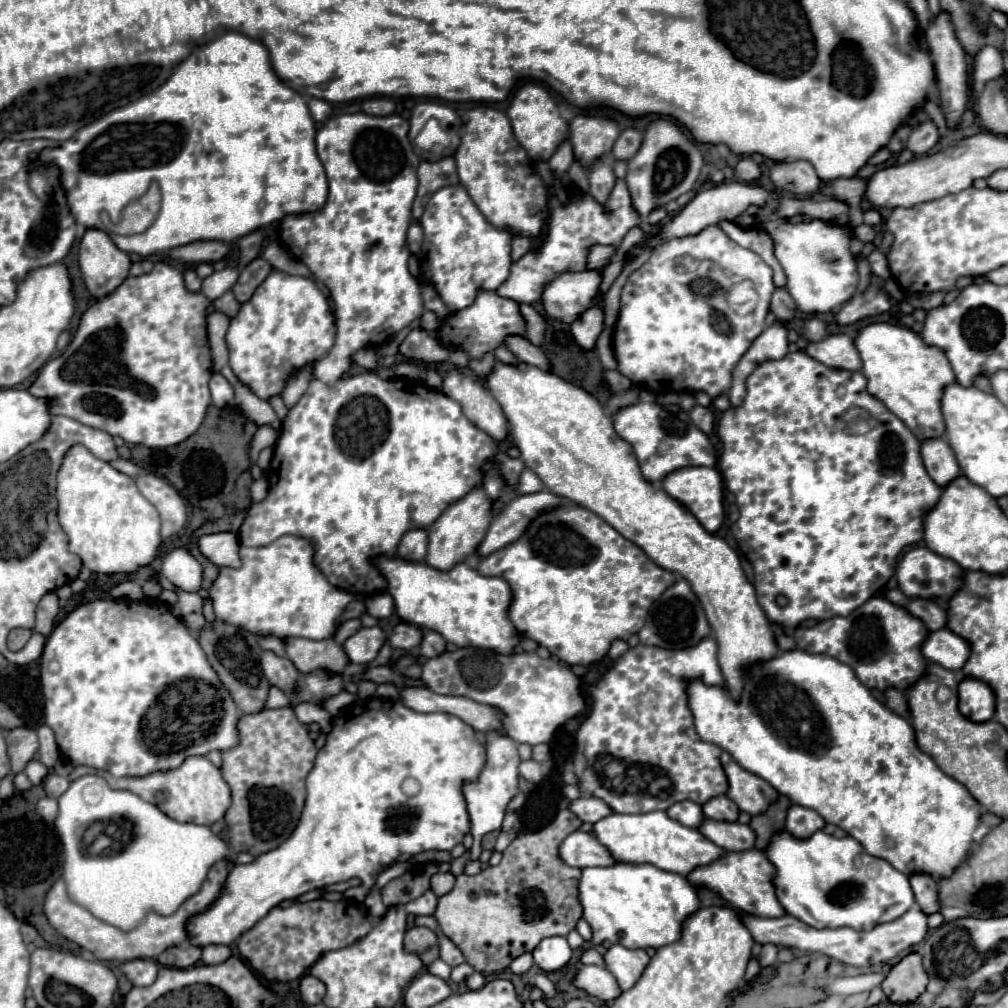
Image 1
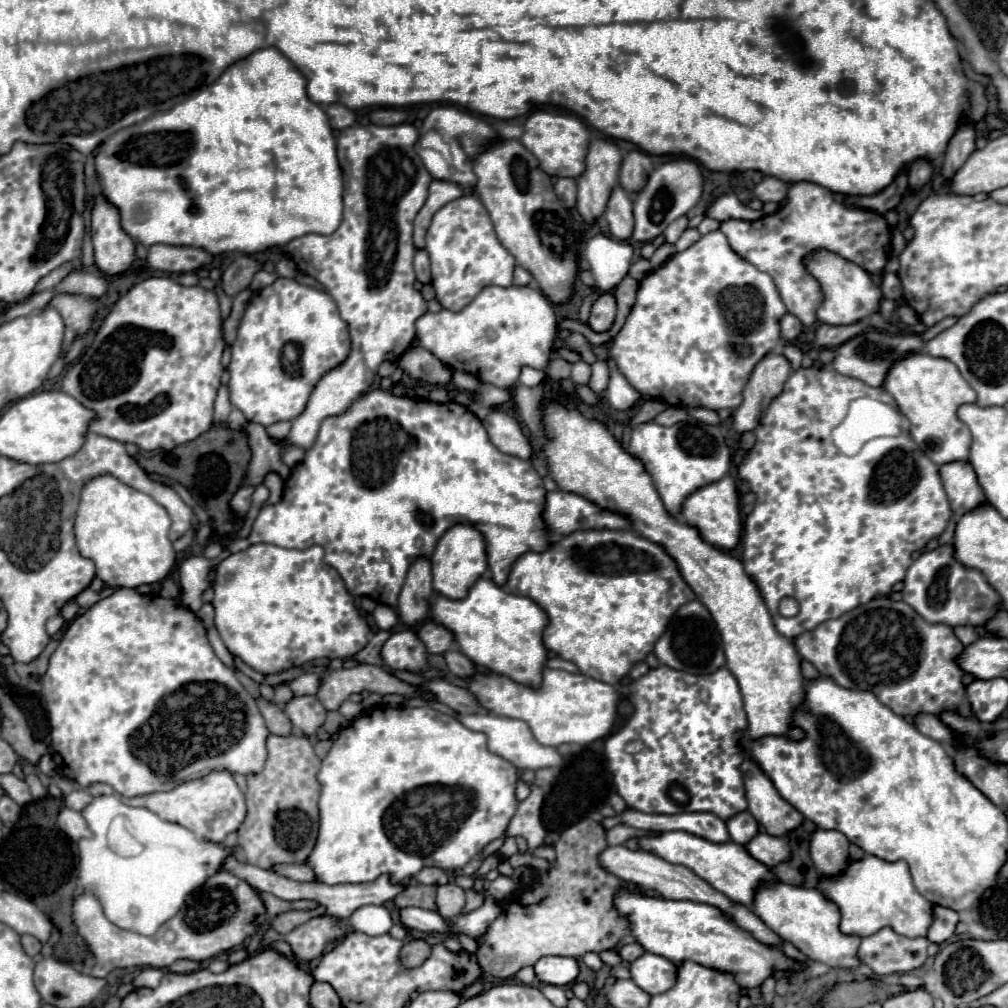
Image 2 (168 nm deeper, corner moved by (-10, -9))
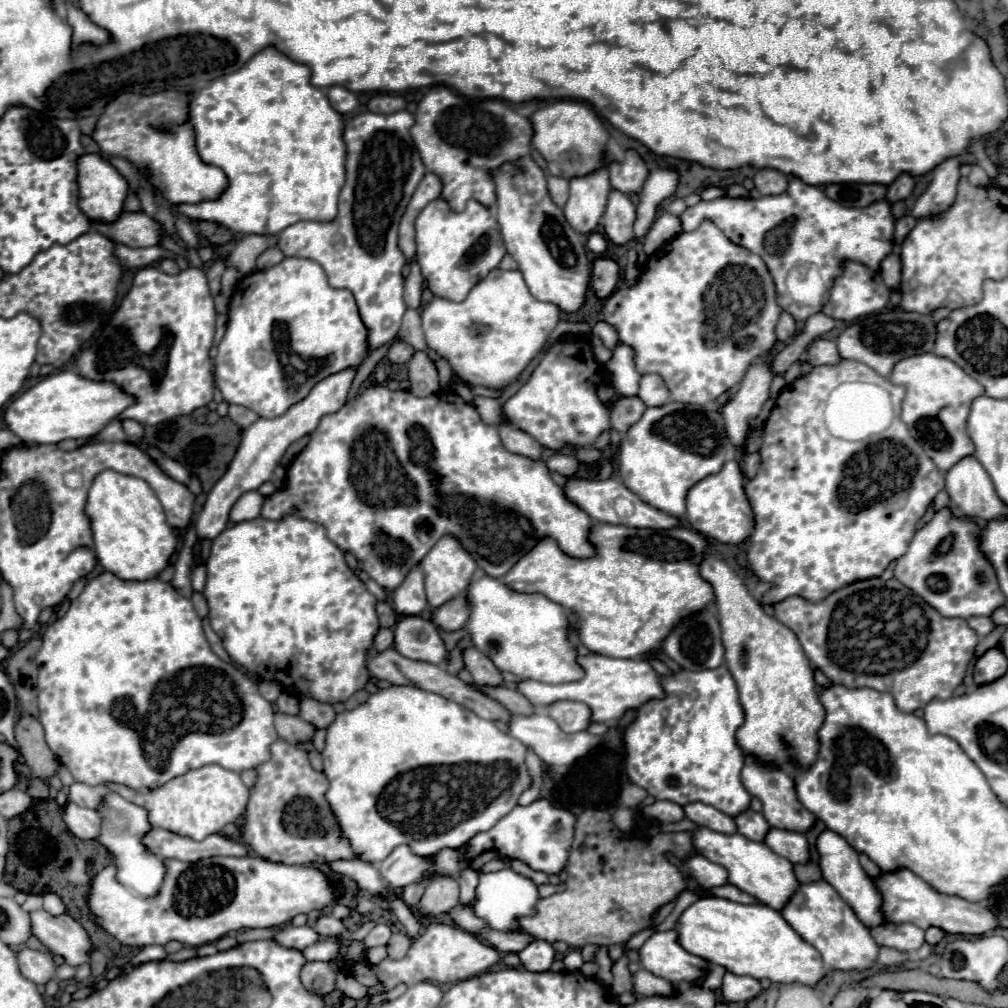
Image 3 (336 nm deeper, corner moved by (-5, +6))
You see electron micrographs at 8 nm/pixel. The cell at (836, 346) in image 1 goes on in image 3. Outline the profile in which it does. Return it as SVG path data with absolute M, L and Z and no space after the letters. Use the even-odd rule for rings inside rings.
M901 308L893 310L883 310L877 314L869 314L865 318L855 320L849 324L841 336L837 338L837 348L839 354L847 360L863 362L881 376L889 376L891 368L907 356L913 354L925 354L931 352L935 344L935 322L931 316L923 316L917 312L905 312ZM903 324L903 328L901 328Z

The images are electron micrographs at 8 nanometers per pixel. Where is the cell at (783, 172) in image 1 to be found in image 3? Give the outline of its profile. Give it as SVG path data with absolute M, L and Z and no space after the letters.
M799 178L789 180L789 188L777 196L763 198L717 198L711 202L699 202L687 208L681 214L683 232L693 232L703 218L715 222L725 236L747 248L753 254L759 254L777 286L777 302L783 310L791 312L795 320L807 320L807 316L819 312L813 306L795 304L787 292L787 276L791 270L797 270L801 276L807 276L809 266L817 266L825 282L833 282L841 272L843 260L859 260L869 268L879 268L881 260L891 252L893 246L893 224L891 206L885 200L873 202L865 208L845 208L839 202L831 200L823 188L801 182Z

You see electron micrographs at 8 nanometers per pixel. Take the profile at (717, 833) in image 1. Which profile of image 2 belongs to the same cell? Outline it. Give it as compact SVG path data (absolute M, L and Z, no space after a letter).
M760 833L756 835L748 845L746 845L748 853L758 859L760 863L768 865L768 867L776 867L784 861L790 859L792 851L790 851L790 845L784 837L772 837L768 833Z

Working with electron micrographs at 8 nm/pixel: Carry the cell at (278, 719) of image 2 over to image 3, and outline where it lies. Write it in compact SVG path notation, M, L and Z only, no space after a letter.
M275 712L275 730L277 730L279 738L283 738L291 744L299 744L299 742L311 740L317 728L313 724L305 722L301 716L289 716L283 712Z

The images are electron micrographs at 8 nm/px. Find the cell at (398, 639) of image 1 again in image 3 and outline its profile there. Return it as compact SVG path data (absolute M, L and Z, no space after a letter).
M457 596L457 598L445 602L443 606L435 608L431 620L439 630L451 632L451 630L463 628L467 622L467 616L469 616L469 608L465 602L465 596Z

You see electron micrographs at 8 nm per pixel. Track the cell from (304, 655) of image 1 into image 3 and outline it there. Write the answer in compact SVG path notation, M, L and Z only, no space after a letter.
M389 648L385 652L379 652L377 656L367 658L365 666L371 674L371 678L377 680L387 680L391 684L403 686L403 656L399 656L399 652L395 652L395 648Z

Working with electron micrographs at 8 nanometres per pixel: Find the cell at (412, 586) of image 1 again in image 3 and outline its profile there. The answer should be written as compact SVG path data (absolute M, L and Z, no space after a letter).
M491 576L473 580L465 590L465 600L471 610L465 624L467 636L499 670L547 684L571 682L583 676L583 670L575 664L577 652L569 640L569 624L563 606L543 594L521 594Z

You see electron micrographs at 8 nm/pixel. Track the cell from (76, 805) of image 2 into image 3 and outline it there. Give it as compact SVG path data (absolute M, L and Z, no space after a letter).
M73 782L69 786L69 800L85 808L97 808L99 796L103 796L103 792L109 792L109 790L105 786L89 786L83 782Z

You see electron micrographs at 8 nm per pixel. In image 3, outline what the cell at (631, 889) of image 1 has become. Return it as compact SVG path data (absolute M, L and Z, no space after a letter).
M699 898L687 910L681 912L681 916L677 918L675 932L677 932L679 944L687 952L691 952L711 964L723 966L727 972L731 972L735 976L751 976L757 980L769 978L773 982L783 982L783 984L801 982L801 984L815 986L819 982L819 978L823 978L823 974L825 974L819 952L811 944L803 942L801 936L779 916L777 910L773 910L765 904L745 906L745 904L733 902L733 900L727 900L727 898Z

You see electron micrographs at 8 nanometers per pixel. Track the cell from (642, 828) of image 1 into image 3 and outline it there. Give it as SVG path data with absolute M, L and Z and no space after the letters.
M695 828L691 842L697 854L709 858L711 862L723 866L729 872L729 884L755 896L759 902L767 904L773 910L779 910L779 904L783 904L783 900L791 896L791 888L799 884L793 874L793 864L787 858L771 852L771 848L767 848L763 842L749 840L741 834L713 832L709 828Z

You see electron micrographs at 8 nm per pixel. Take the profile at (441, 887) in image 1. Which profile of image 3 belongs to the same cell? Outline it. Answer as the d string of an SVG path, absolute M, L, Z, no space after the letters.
M435 876L421 898L423 914L445 914L459 904L459 884L453 876Z

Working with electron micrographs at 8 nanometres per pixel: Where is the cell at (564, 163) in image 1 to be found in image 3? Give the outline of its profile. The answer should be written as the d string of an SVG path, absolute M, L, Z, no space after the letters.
M549 176L549 192L551 192L551 198L555 200L555 204L563 206L567 202L567 196L569 196L569 180L561 178L561 176Z

